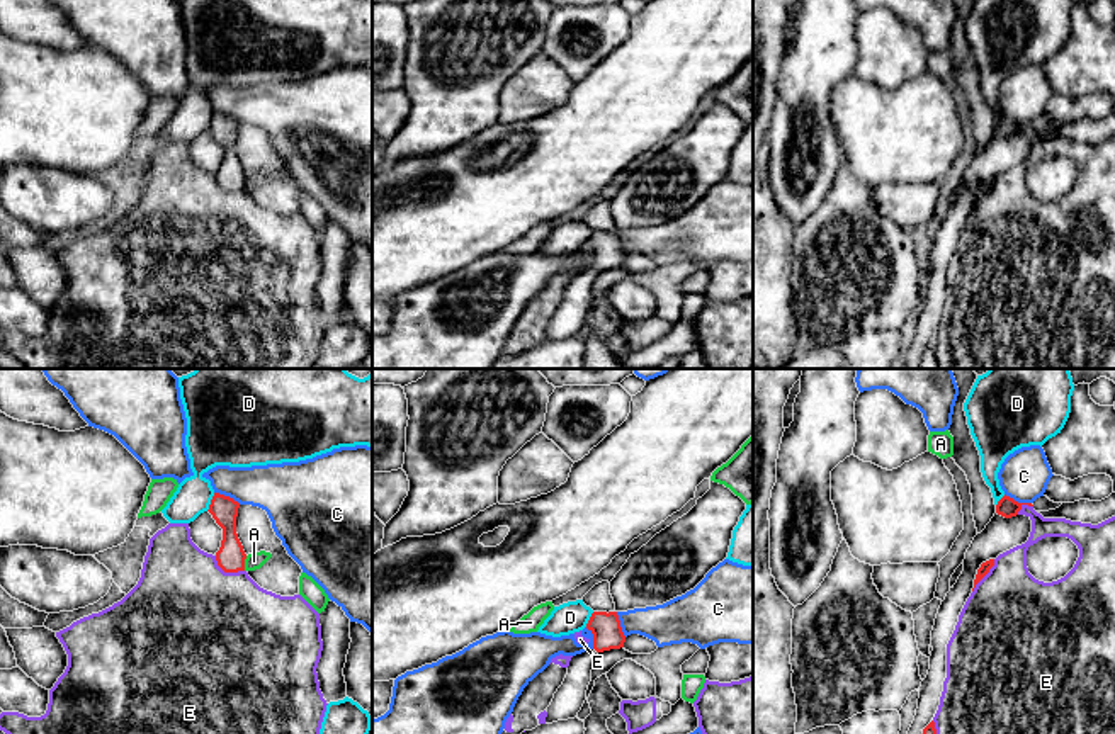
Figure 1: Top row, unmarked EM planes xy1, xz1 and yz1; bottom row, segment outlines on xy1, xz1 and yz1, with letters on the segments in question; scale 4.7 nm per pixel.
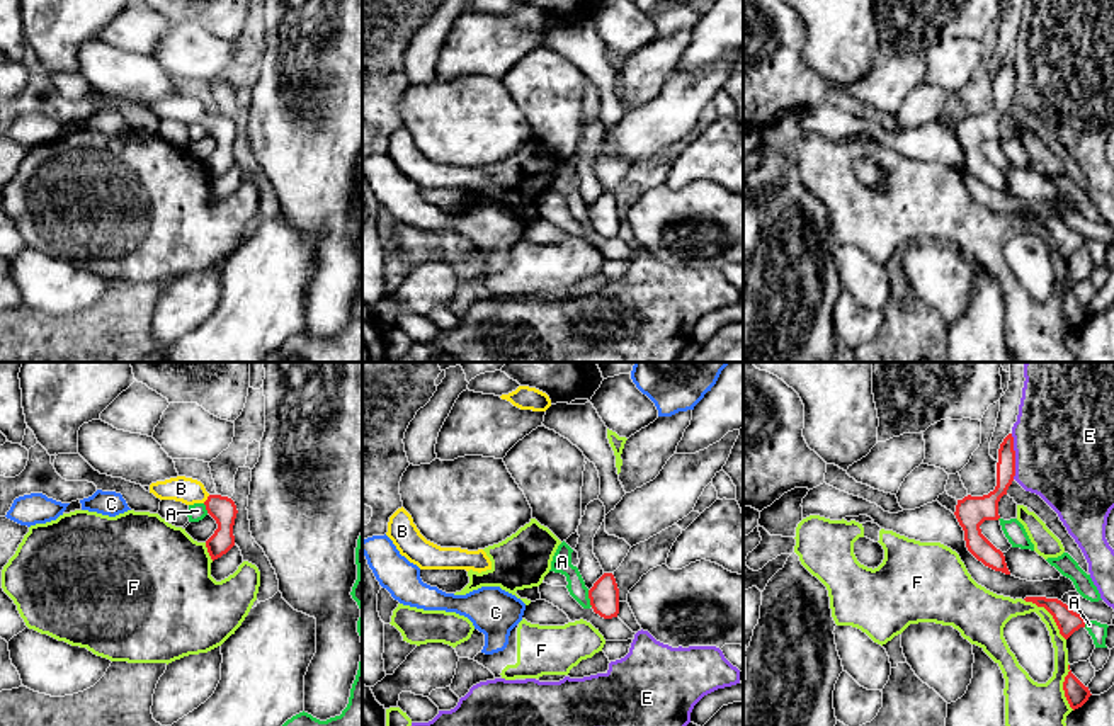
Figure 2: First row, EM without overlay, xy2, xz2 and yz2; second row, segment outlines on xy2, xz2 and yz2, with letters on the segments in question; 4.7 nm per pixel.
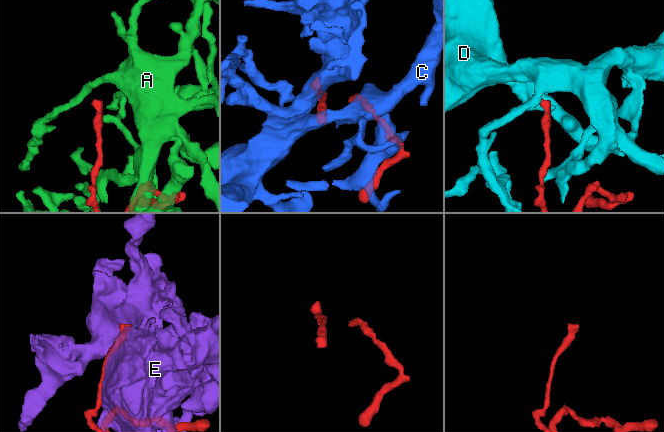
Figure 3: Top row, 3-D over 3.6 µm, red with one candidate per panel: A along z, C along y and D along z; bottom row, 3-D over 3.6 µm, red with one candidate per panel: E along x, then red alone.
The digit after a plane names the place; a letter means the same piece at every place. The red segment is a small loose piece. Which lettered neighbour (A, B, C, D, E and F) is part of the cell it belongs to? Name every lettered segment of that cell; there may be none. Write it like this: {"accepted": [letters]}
{"accepted": ["B"]}

